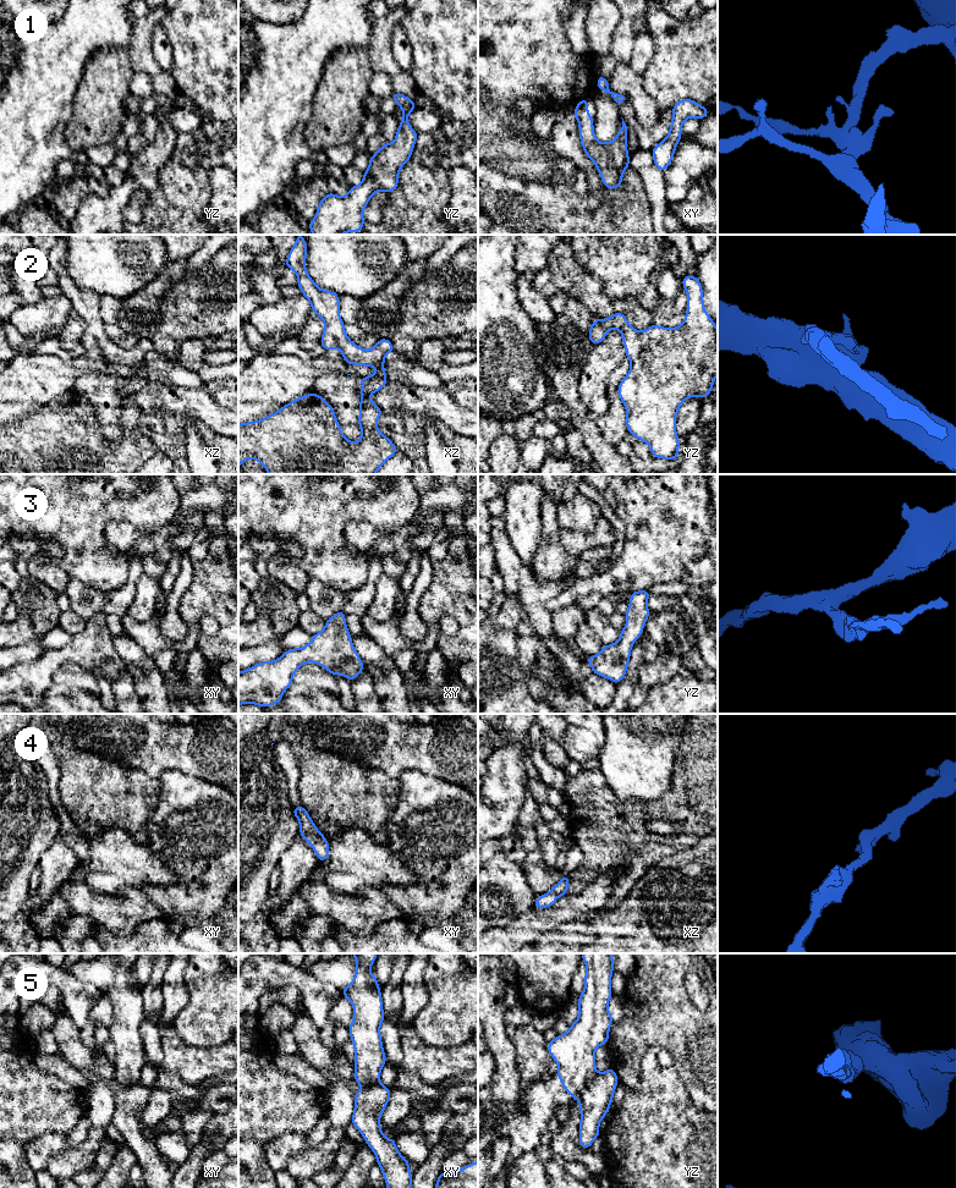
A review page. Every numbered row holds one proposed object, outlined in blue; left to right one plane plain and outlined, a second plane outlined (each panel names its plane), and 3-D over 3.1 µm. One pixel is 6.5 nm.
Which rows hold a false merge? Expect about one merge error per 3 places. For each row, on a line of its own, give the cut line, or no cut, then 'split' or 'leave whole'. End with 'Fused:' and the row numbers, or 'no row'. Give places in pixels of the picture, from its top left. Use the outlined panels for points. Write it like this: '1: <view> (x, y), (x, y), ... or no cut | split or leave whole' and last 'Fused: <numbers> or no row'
1: no cut | leave whole
2: xz (385, 379), (371, 379), (364, 385) | split
3: no cut | leave whole
4: no cut | leave whole
5: yz (598, 1073), (576, 1096) | split
Fused: 2, 5

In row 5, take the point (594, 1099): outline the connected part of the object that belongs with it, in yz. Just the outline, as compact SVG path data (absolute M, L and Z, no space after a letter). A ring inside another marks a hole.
M614 1068L598 1073L577 1096L581 1111L579 1144L590 1149L590 1144L599 1134L599 1123L610 1110L619 1079Z

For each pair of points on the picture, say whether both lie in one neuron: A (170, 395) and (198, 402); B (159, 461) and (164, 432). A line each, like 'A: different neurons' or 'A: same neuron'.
A: same neuron
B: different neurons

